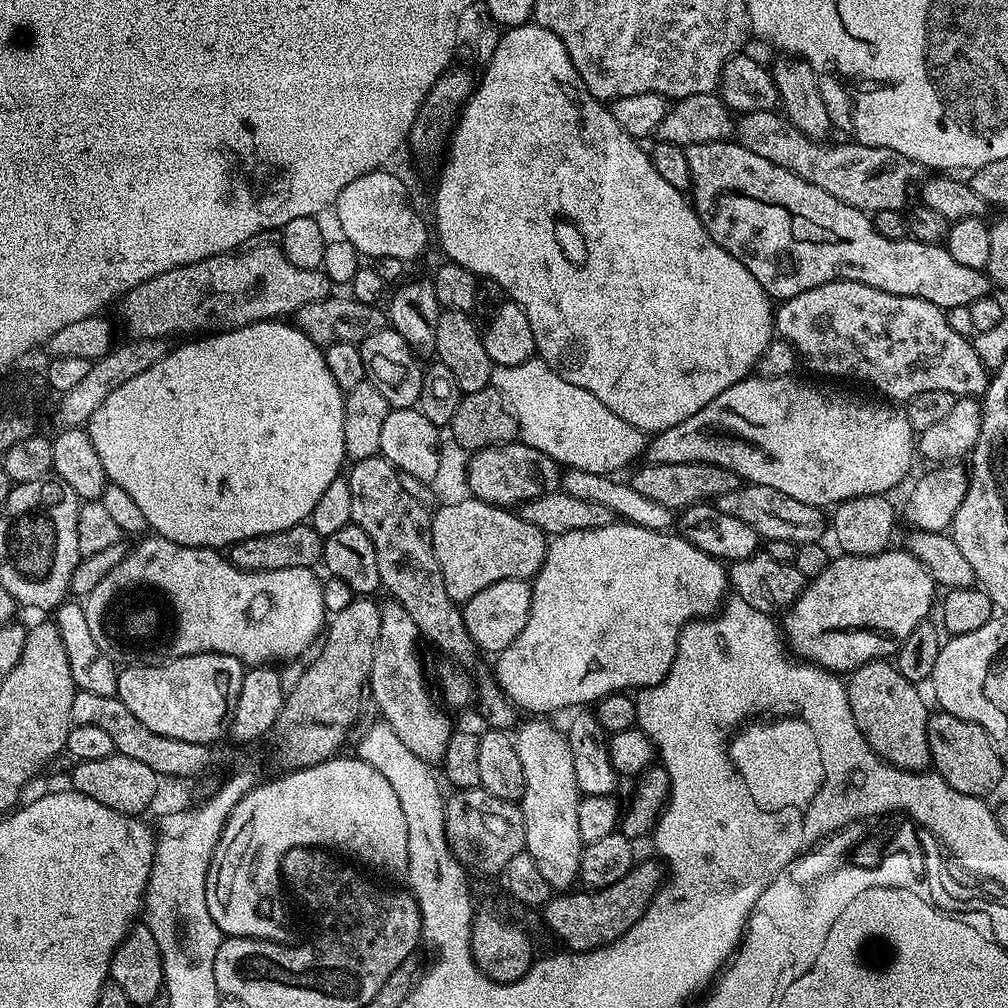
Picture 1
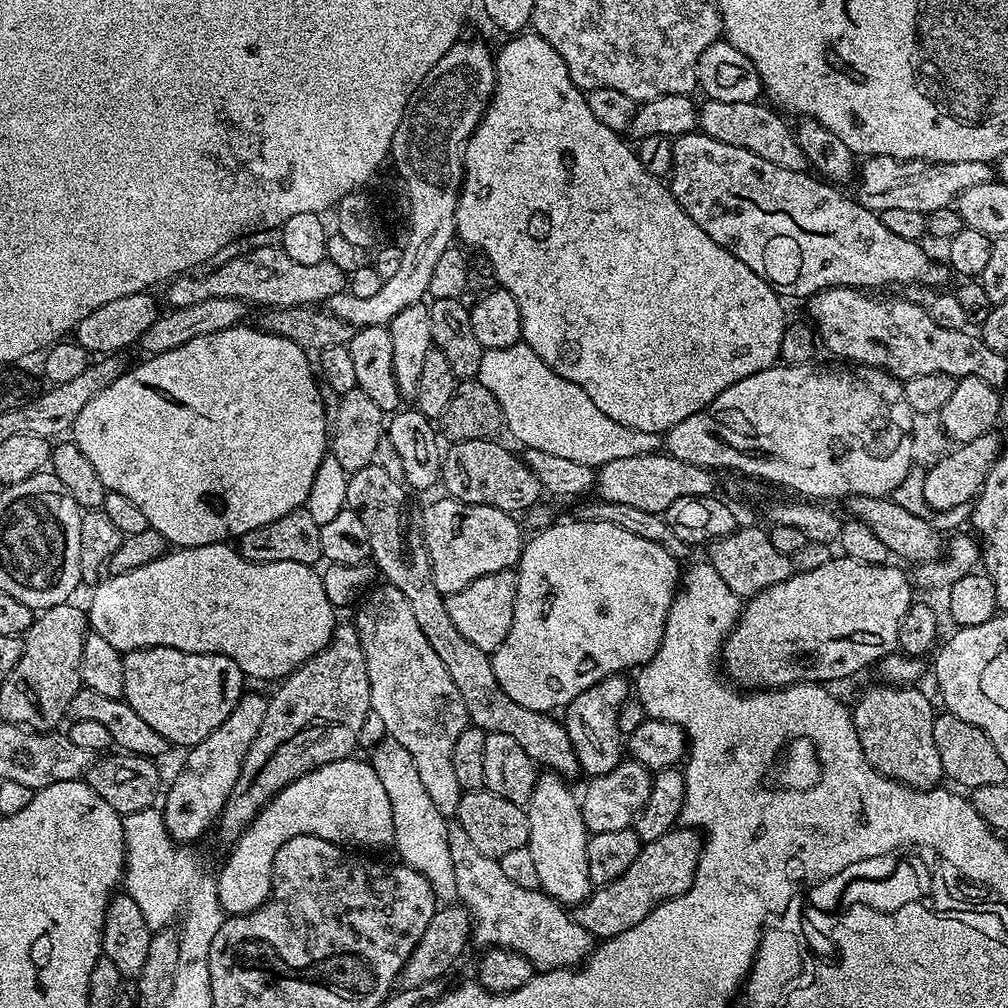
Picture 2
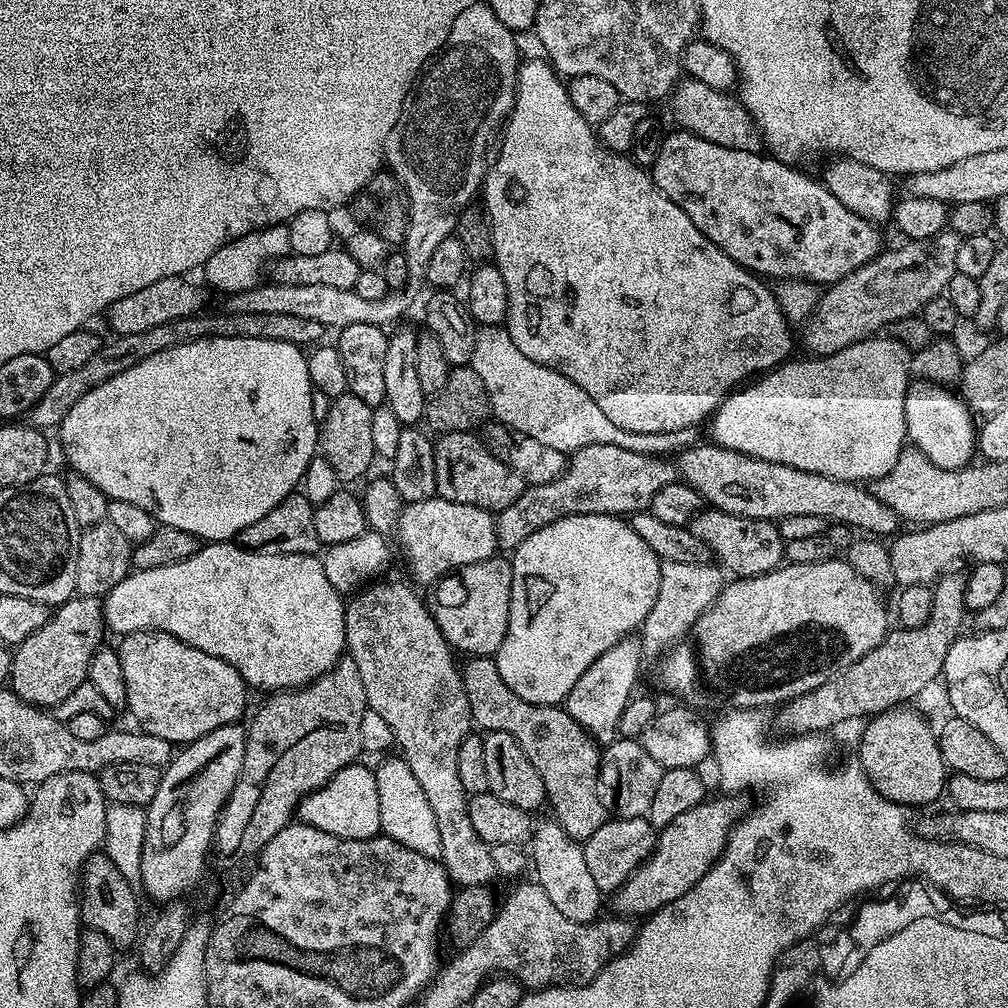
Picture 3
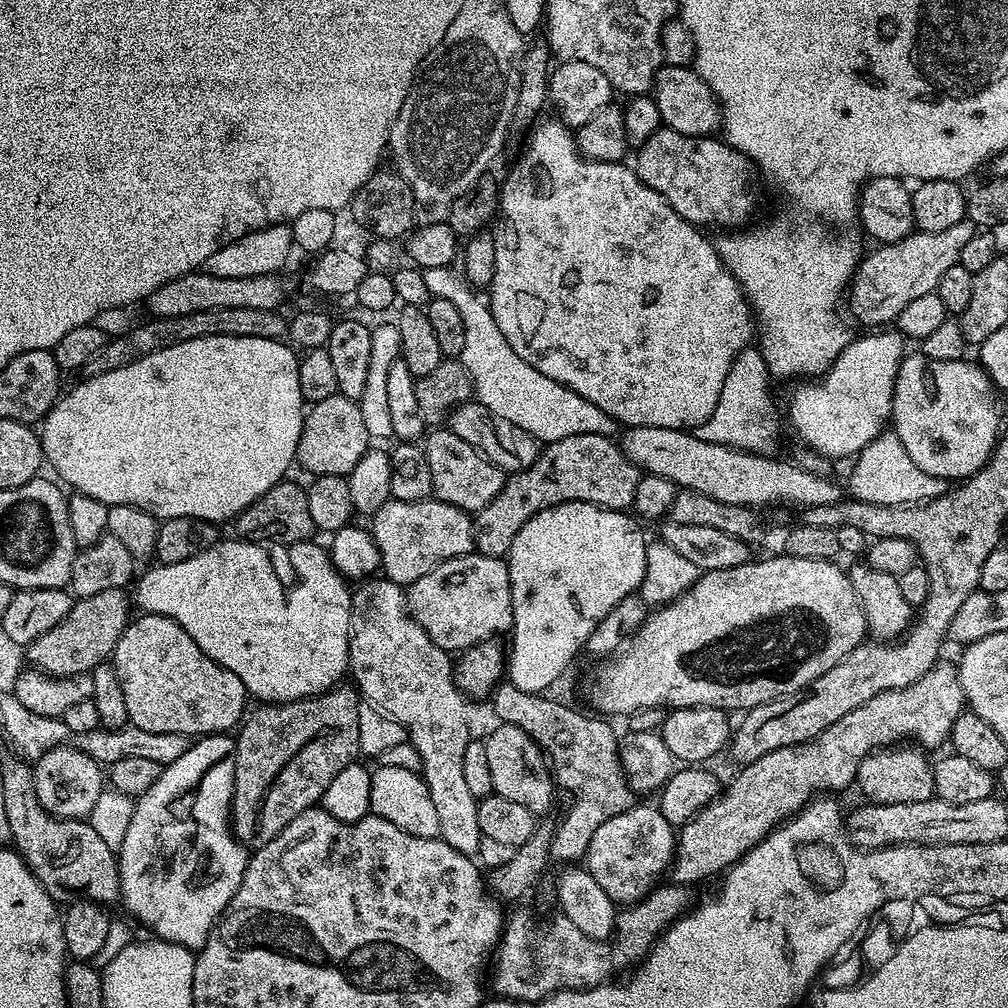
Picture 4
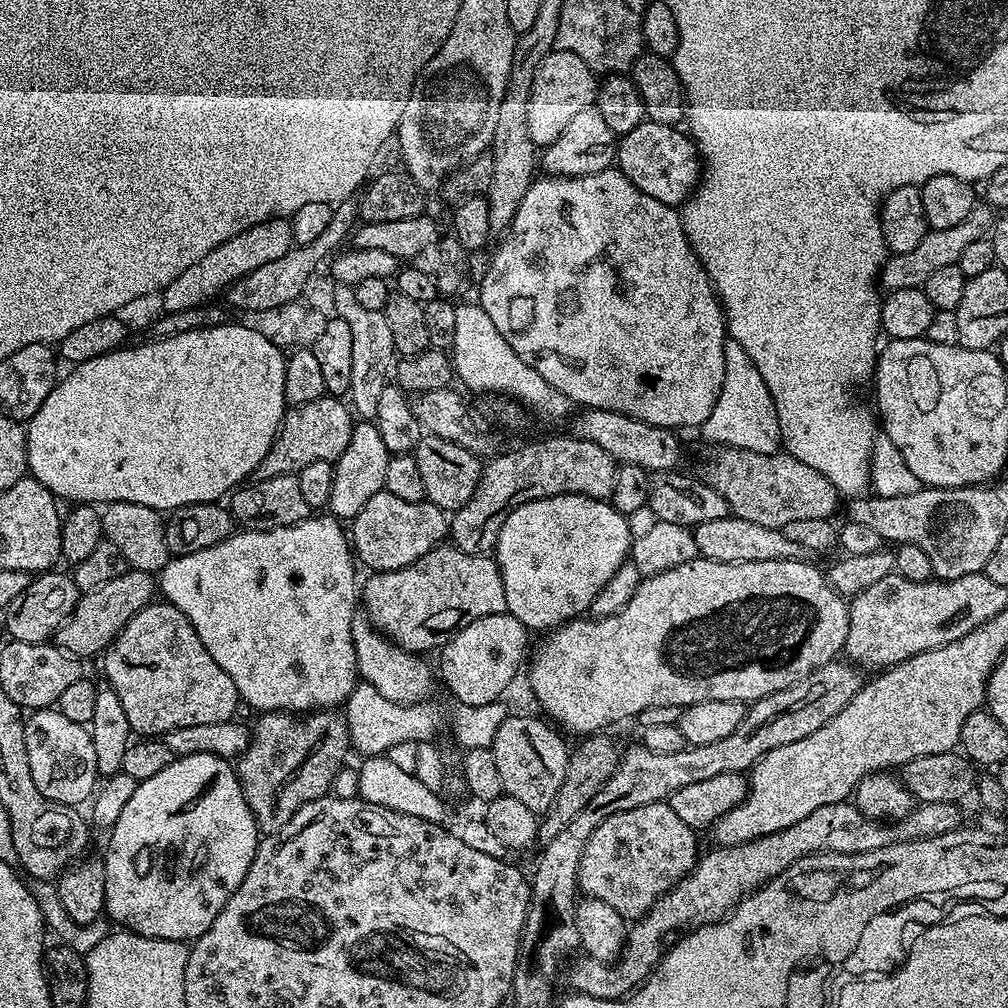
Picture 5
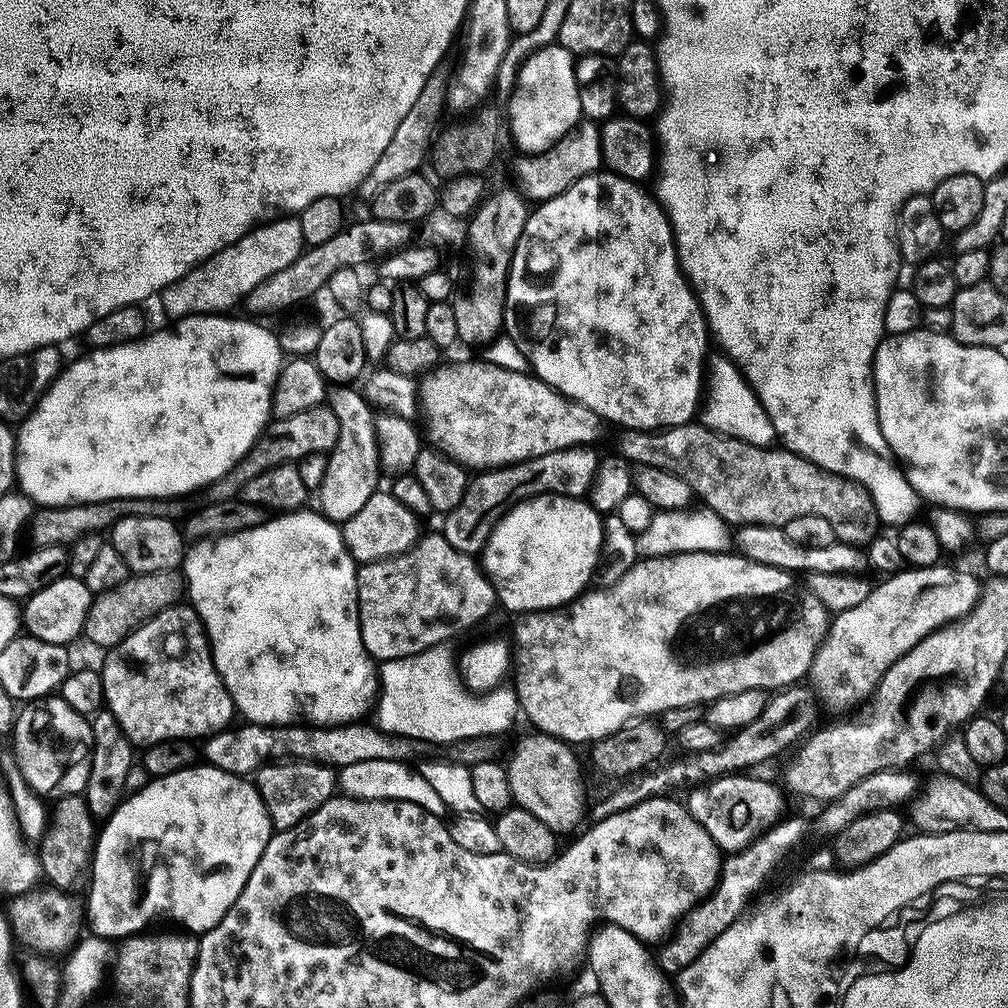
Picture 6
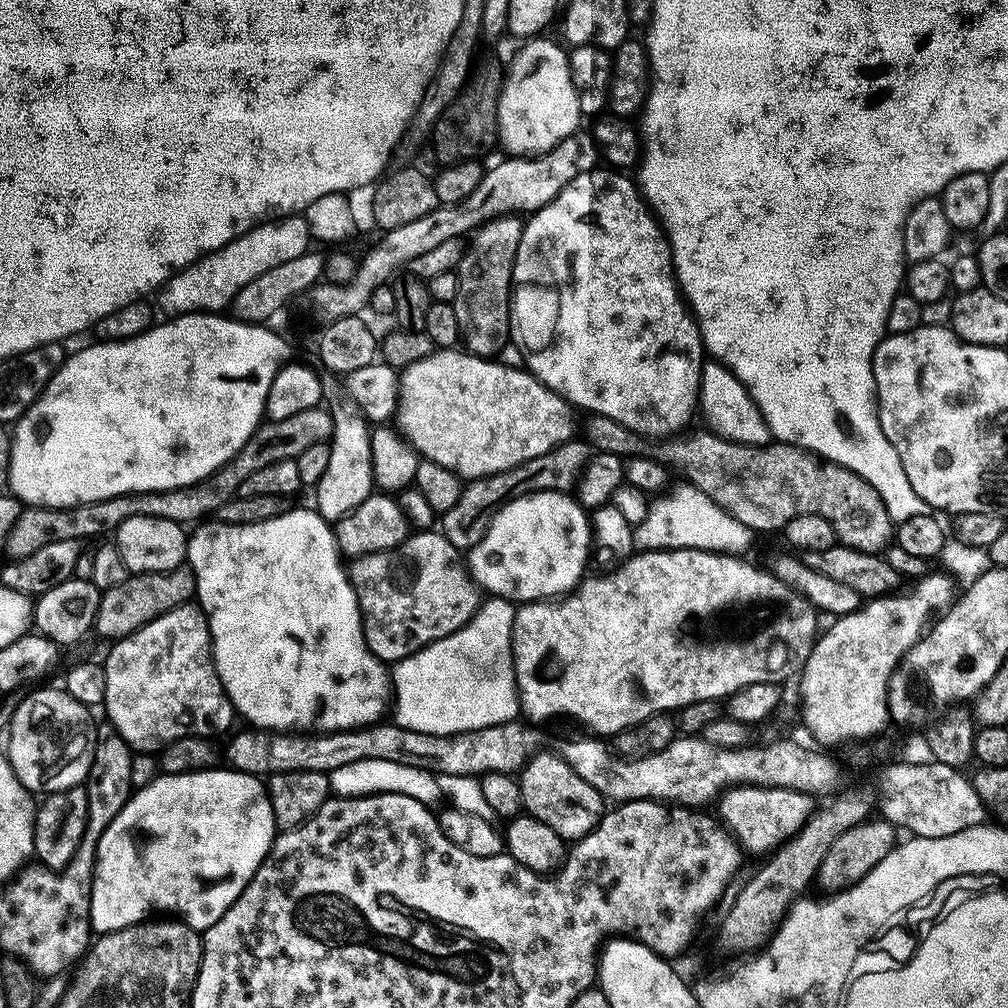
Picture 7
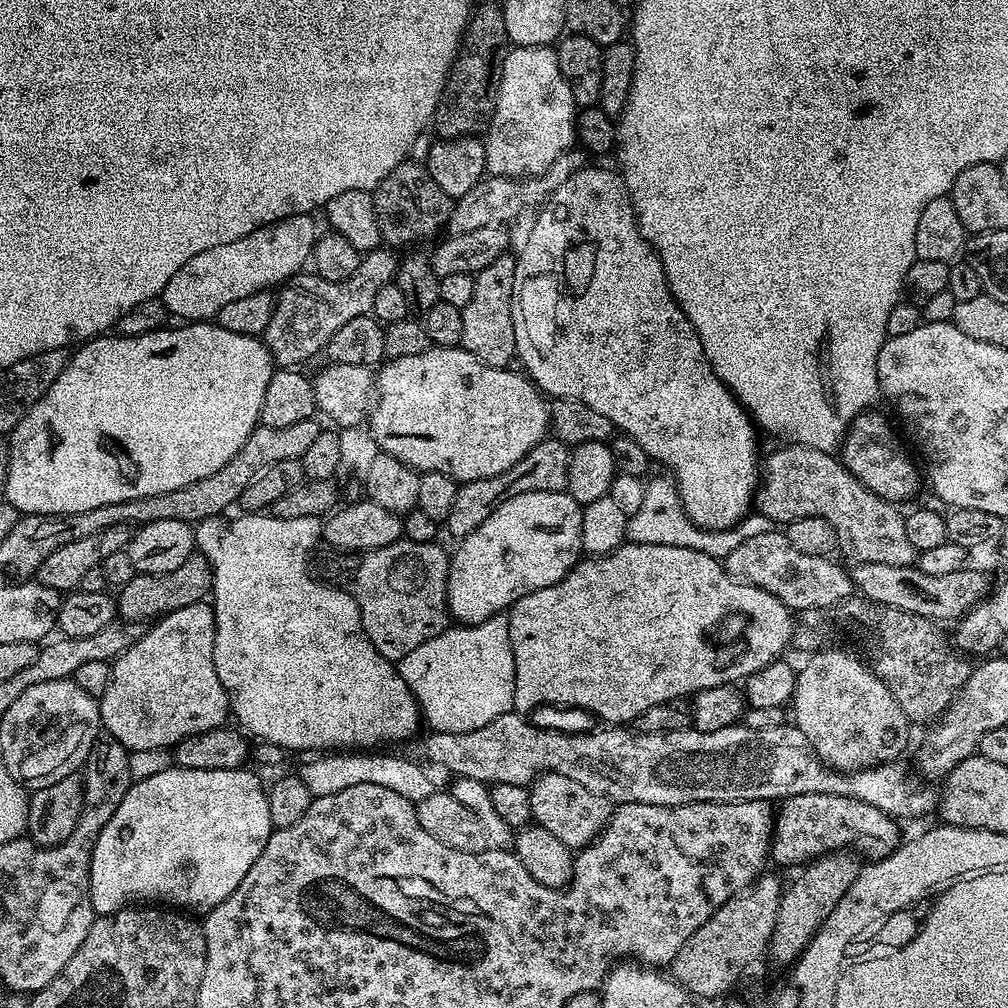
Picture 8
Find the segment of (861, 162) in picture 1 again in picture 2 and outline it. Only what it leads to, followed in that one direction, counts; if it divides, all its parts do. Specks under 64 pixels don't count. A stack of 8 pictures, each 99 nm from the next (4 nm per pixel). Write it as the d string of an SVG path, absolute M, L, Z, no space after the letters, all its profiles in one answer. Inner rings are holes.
M705 99L703 103L698 108L698 128L705 136L726 142L726 146L738 146L738 150L750 150L750 154L758 154L758 158L766 158L766 162L774 162L774 166L795 172L809 171L808 159L806 154L802 154L802 146L798 146L795 131L790 124L788 128L787 122L783 120L785 117L775 107L764 102L718 102ZM869 156L859 165L854 196L863 208L877 214L882 210L918 210L927 214L953 207L963 192L993 179L994 168L989 162L934 162Z

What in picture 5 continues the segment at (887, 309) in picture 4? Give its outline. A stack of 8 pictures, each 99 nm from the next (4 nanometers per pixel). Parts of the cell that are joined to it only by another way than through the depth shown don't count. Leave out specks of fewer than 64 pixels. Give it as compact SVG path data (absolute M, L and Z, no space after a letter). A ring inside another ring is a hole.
M977 203L972 212L963 222L958 222L958 226L950 226L950 230L942 232L928 231L914 246L914 250L909 252L898 252L889 255L884 262L884 267L880 269L878 277L881 285L885 284L885 289L902 290L903 288L919 288L930 278L933 270L939 270L941 266L950 266L956 264L958 258L962 258L962 250L970 246L970 242L978 242L985 239L991 233L994 227L994 212L987 203Z

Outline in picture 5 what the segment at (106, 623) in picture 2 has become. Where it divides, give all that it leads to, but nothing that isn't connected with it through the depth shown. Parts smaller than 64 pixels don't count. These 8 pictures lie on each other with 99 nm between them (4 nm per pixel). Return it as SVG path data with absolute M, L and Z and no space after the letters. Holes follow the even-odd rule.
M316 514L294 526L275 528L269 532L240 530L208 549L169 559L164 571L159 573L158 588L160 592L164 591L163 599L178 610L182 610L182 614L186 614L186 618L190 618L194 630L198 630L198 638L202 638L202 646L206 646L206 650L210 650L210 658L214 658L214 662L218 662L218 666L222 666L222 670L226 670L226 674L230 674L230 682L234 682L241 701L245 705L248 703L250 707L257 708L257 713L303 714L314 713L317 710L336 710L345 703L357 686L358 669L352 641L352 619L358 615L357 565L354 563L354 552L350 547L349 537L346 535L345 529L343 532L340 526L342 524L339 519L328 514Z

